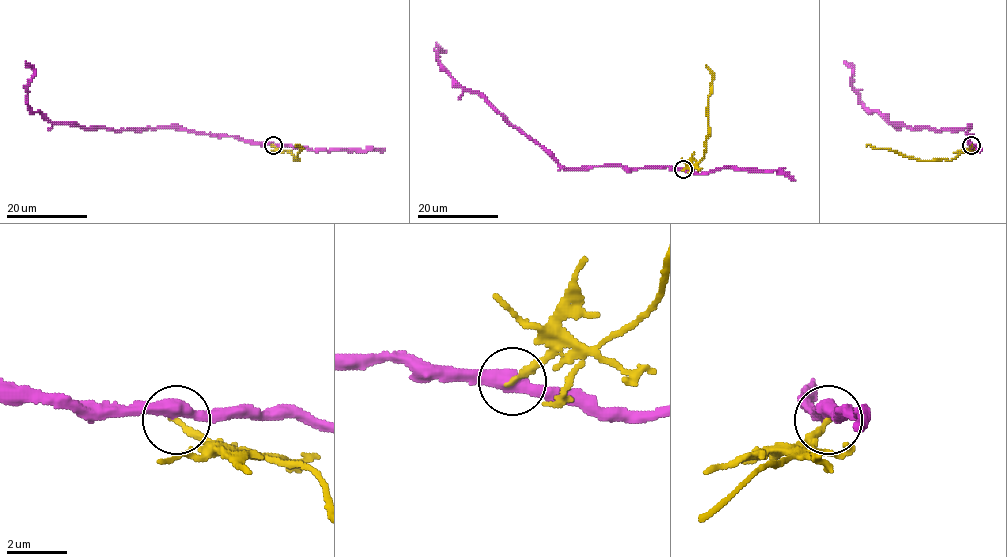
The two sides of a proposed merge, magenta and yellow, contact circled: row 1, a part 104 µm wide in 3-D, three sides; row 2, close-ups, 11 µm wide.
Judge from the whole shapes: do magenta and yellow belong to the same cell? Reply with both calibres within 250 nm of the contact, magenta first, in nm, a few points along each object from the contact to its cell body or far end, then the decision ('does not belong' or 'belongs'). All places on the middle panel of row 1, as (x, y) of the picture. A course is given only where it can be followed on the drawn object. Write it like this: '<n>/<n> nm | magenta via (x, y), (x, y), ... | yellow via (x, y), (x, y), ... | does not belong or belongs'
440/220 nm | magenta via (683, 170), (564, 170), (477, 92), (463, 88), (440, 63), (440, 51), (445, 51), (436, 42) | yellow via (683, 170), (699, 161), (705, 149), (712, 72), (705, 64) | does not belong

